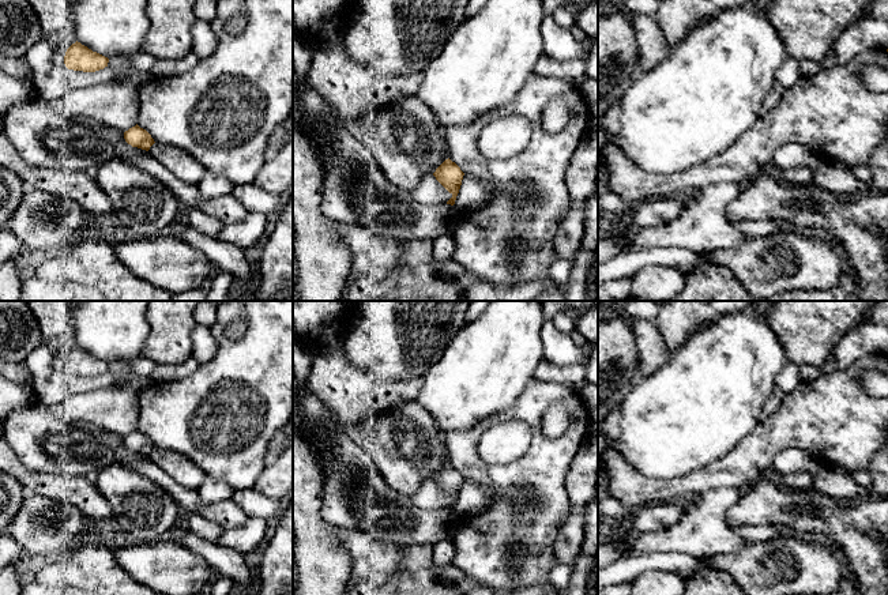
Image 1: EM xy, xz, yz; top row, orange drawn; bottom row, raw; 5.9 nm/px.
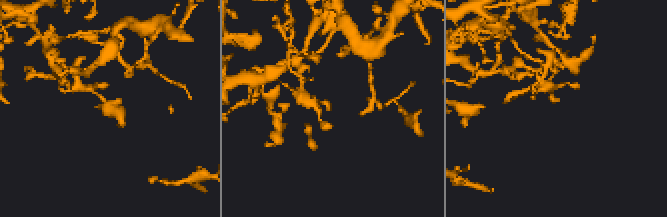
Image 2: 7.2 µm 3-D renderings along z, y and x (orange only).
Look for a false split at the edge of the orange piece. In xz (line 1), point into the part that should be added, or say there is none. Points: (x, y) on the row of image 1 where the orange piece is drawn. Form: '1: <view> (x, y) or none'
1: none

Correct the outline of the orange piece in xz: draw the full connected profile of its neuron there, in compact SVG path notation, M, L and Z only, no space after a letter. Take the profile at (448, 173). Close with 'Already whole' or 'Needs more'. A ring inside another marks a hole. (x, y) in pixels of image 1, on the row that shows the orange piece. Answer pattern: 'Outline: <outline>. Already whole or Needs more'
Outline: M449 158L445 159L433 173L436 180L452 195L447 204L454 206L459 193L464 173Z. Already whole

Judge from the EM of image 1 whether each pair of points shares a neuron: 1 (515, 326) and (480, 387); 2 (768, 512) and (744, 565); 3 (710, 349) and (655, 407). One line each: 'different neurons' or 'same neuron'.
1: same neuron
2: different neurons
3: same neuron

